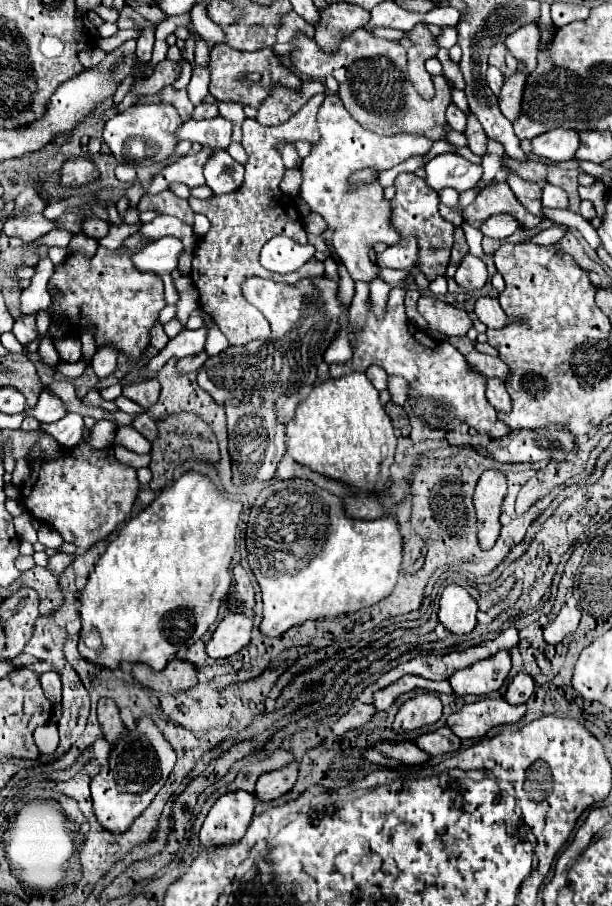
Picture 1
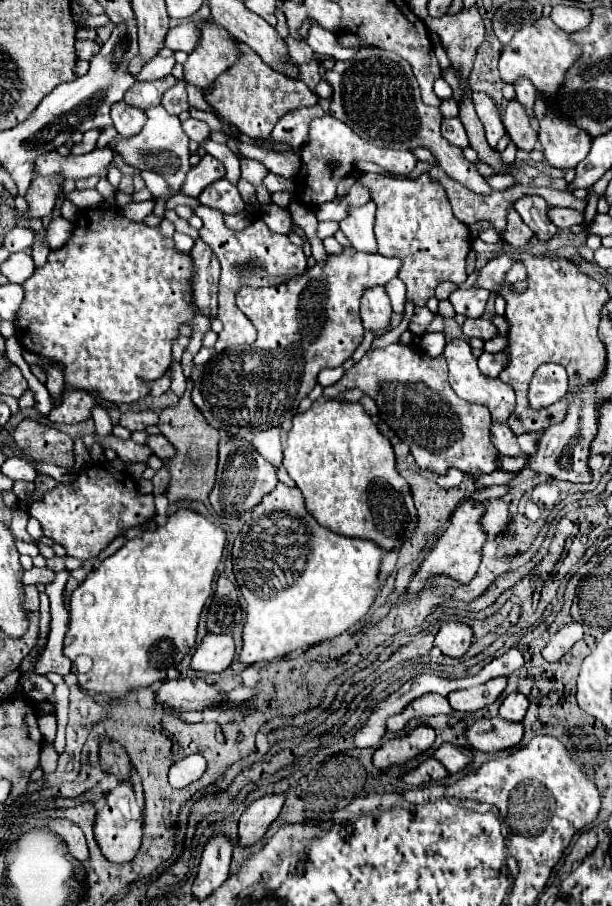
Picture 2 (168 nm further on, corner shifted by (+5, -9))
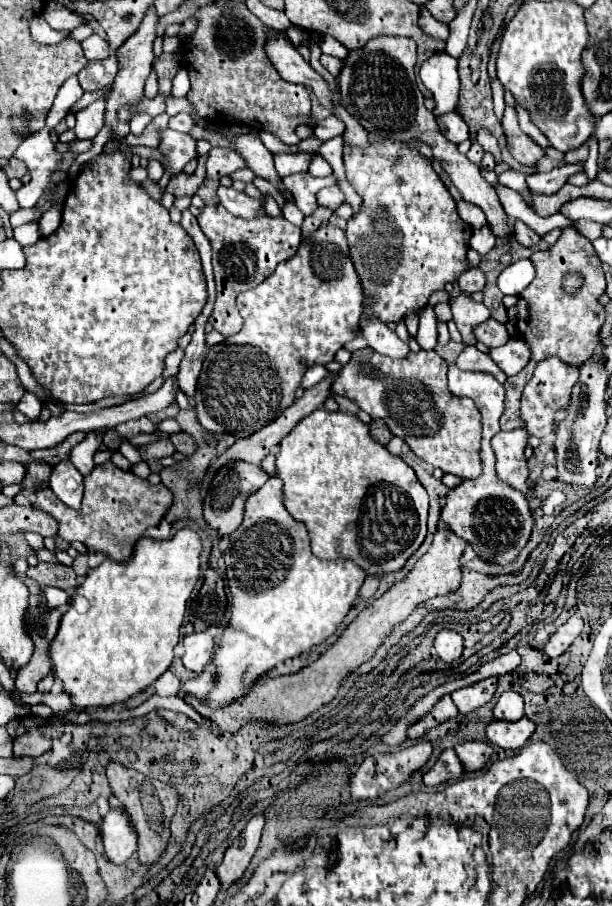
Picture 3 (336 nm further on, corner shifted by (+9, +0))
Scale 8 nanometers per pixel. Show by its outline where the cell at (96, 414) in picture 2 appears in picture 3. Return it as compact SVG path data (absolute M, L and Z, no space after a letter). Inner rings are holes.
M90 432L80 444L76 444L70 452L70 462L80 470L80 474L88 474L94 468L94 454L98 452L102 444L102 436L96 432Z

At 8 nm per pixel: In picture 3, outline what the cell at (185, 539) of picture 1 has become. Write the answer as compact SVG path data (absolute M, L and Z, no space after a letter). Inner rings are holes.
M182 526L174 532L172 538L168 540L154 540L154 538L140 538L136 544L134 544L134 550L132 550L132 556L128 562L116 562L112 558L106 558L98 568L92 568L84 582L76 588L74 592L74 598L70 602L70 608L68 612L62 616L62 622L60 622L60 630L54 638L54 642L50 644L50 660L52 660L52 668L56 670L56 676L64 682L64 690L72 696L72 702L76 706L82 706L82 708L92 708L92 706L112 706L112 704L122 704L126 702L132 694L148 688L150 684L154 684L166 670L168 666L172 664L172 658L174 658L174 648L176 644L180 642L180 626L184 622L184 614L186 614L186 604L188 604L188 598L200 578L200 554L202 554L202 536L200 536L200 530L198 528L192 528L192 526Z

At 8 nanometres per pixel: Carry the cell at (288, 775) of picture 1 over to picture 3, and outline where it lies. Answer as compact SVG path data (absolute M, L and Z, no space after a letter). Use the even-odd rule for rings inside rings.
M262 814L252 816L246 828L242 830L242 834L238 836L238 840L234 840L234 844L228 846L222 864L216 868L216 874L224 886L230 886L232 882L236 882L248 868L260 842L262 826L264 826L264 816Z

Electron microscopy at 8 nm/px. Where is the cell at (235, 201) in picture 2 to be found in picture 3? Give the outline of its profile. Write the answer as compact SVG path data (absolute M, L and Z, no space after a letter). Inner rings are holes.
M220 186L218 188L218 198L220 198L220 204L234 216L240 216L240 218L254 218L256 216L256 210L262 206L262 202L242 194L242 192L236 192L232 186L226 188L226 186Z

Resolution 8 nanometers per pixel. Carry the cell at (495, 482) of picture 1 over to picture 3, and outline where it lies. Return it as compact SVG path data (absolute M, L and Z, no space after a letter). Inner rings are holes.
M440 528L434 534L430 550L416 562L416 566L408 572L408 576L400 582L396 582L382 598L374 600L366 610L358 614L358 618L344 630L344 634L338 638L336 644L332 644L316 662L304 666L300 672L288 674L288 676L278 676L278 678L260 678L258 684L252 686L244 696L232 700L226 706L220 708L210 708L204 698L196 698L192 694L186 694L184 700L198 710L202 716L214 720L216 726L220 726L226 732L236 732L242 728L248 720L268 720L268 722L278 722L278 724L290 724L290 722L300 722L304 716L310 712L318 710L322 704L330 702L340 686L340 680L352 672L356 666L368 662L380 642L388 636L392 626L402 622L420 602L442 596L448 592L458 590L462 582L462 566L460 558L462 552L468 544L460 540L452 530Z

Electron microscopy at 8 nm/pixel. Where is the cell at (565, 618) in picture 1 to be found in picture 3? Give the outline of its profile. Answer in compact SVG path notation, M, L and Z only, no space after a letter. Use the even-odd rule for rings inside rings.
M572 616L572 618L568 618L552 636L550 636L550 640L548 640L548 644L544 646L544 652L546 652L546 656L550 656L550 658L556 658L556 656L560 656L574 640L576 640L576 636L580 634L580 630L582 630L582 618L580 616Z

